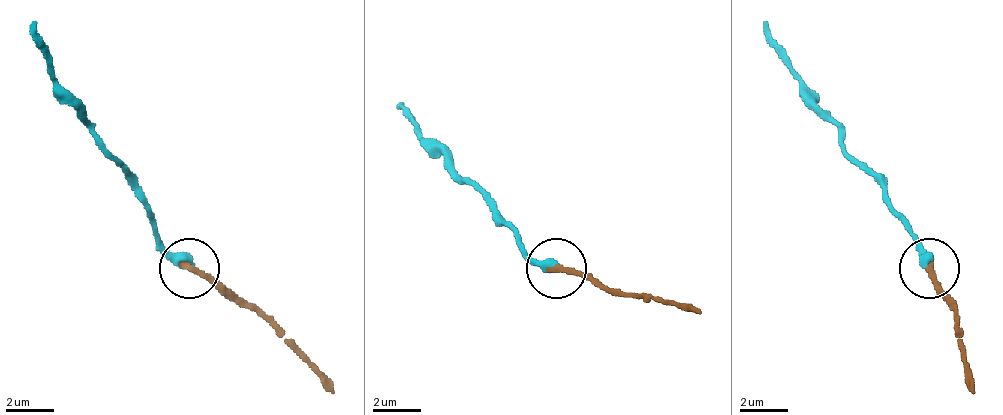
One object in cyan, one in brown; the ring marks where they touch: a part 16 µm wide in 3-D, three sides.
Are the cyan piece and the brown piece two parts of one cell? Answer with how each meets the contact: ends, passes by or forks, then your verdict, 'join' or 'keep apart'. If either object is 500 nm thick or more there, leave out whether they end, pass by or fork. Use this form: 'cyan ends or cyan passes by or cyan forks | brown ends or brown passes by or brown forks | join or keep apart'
cyan ends | brown ends | join

